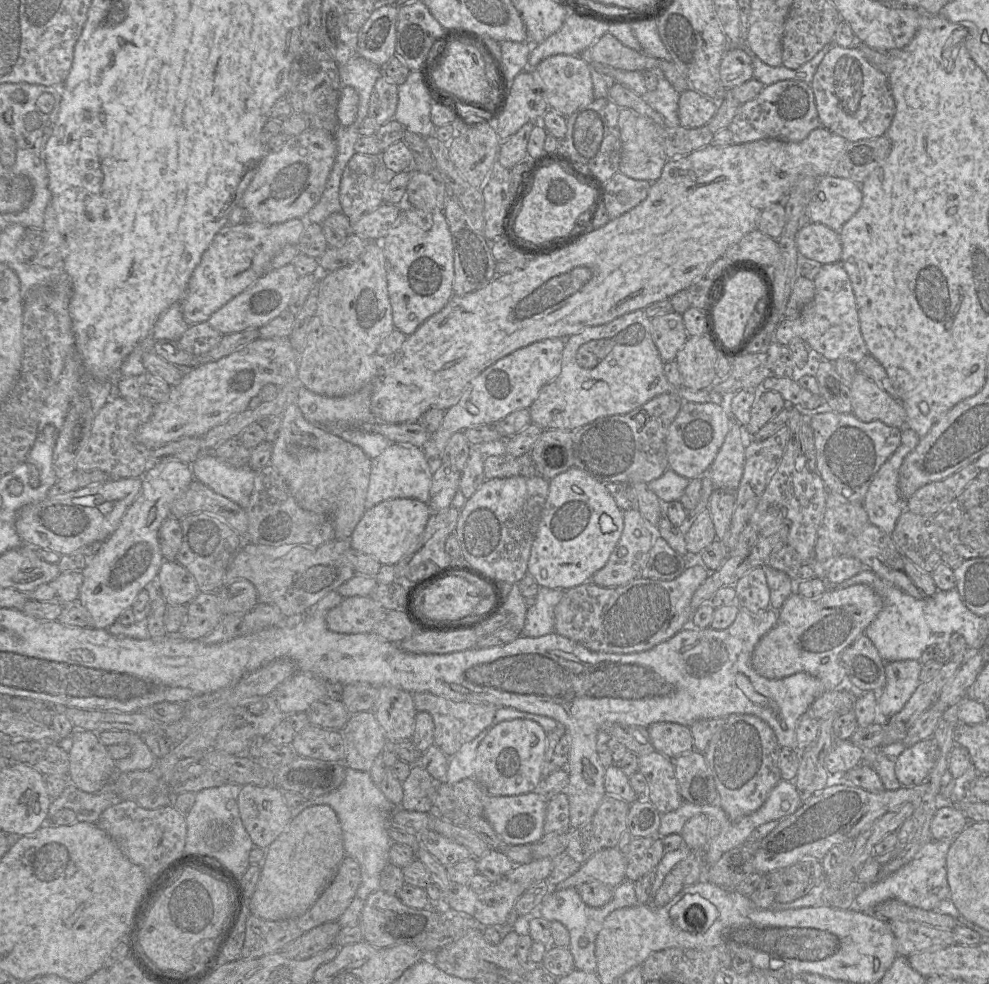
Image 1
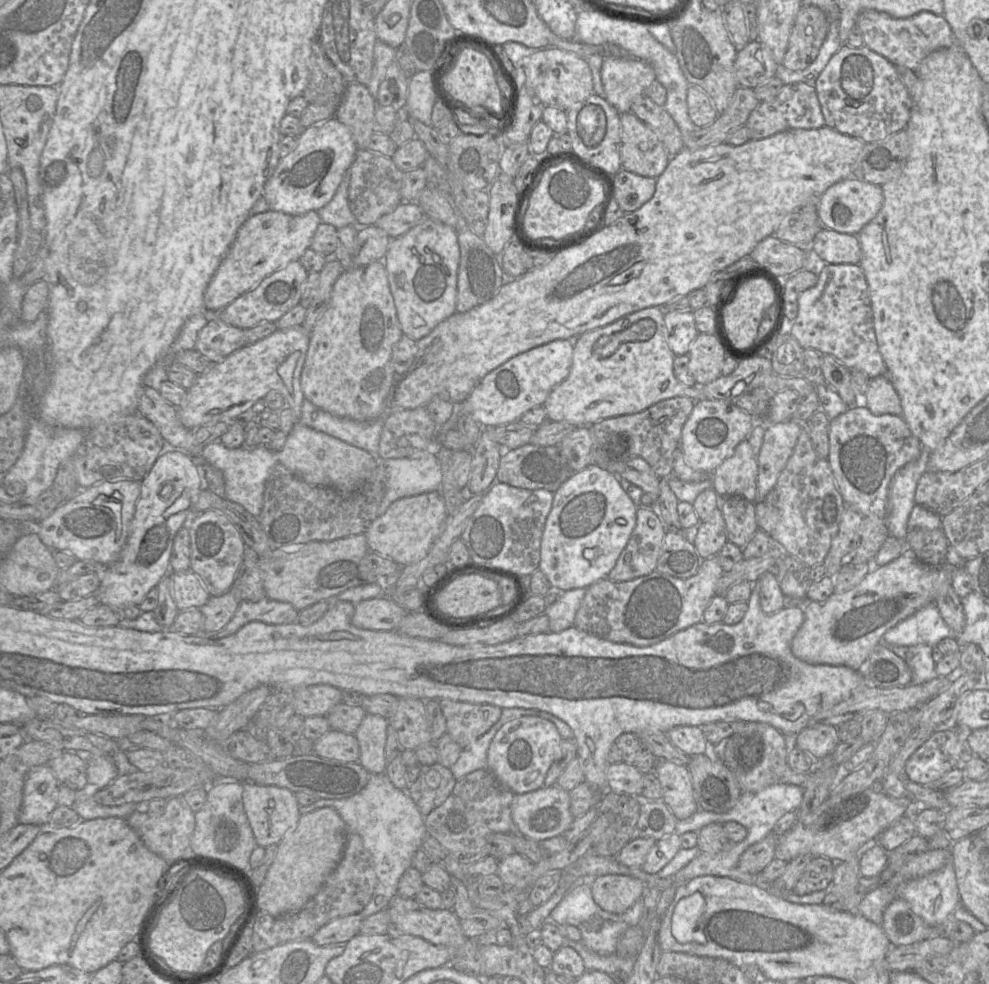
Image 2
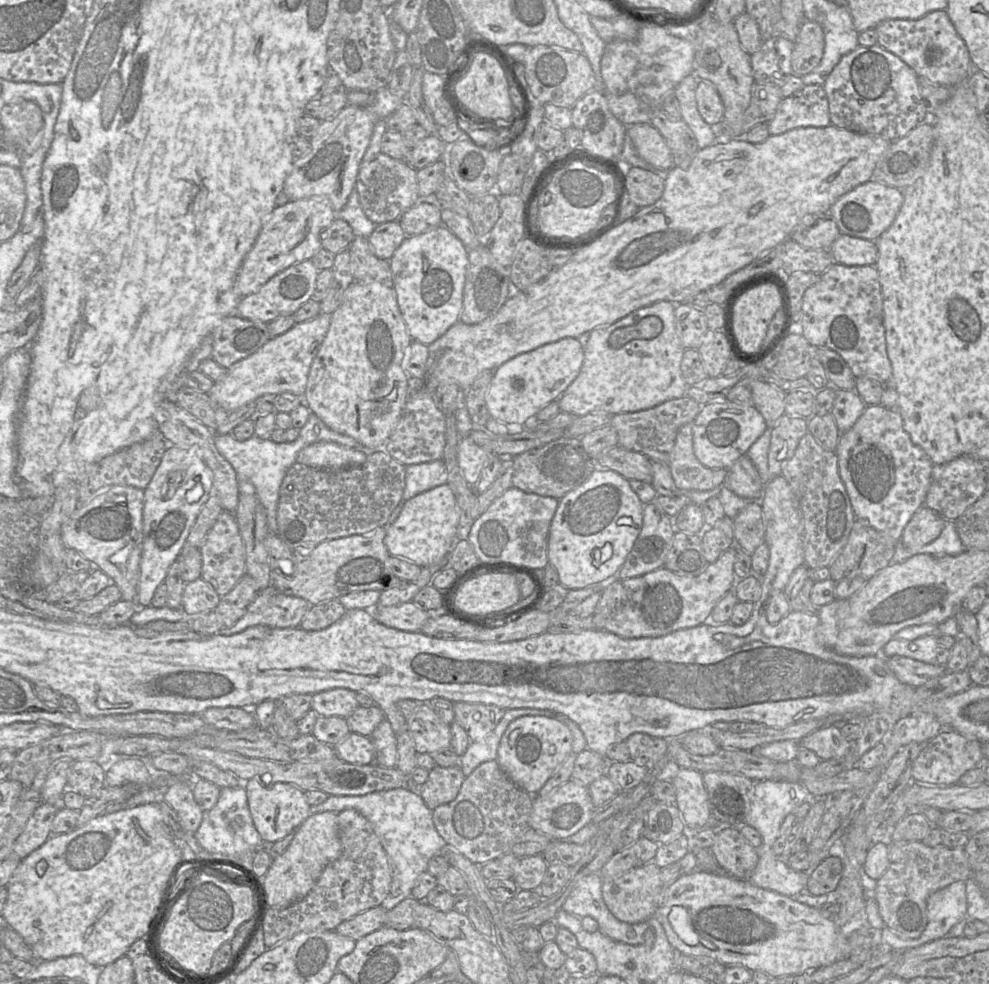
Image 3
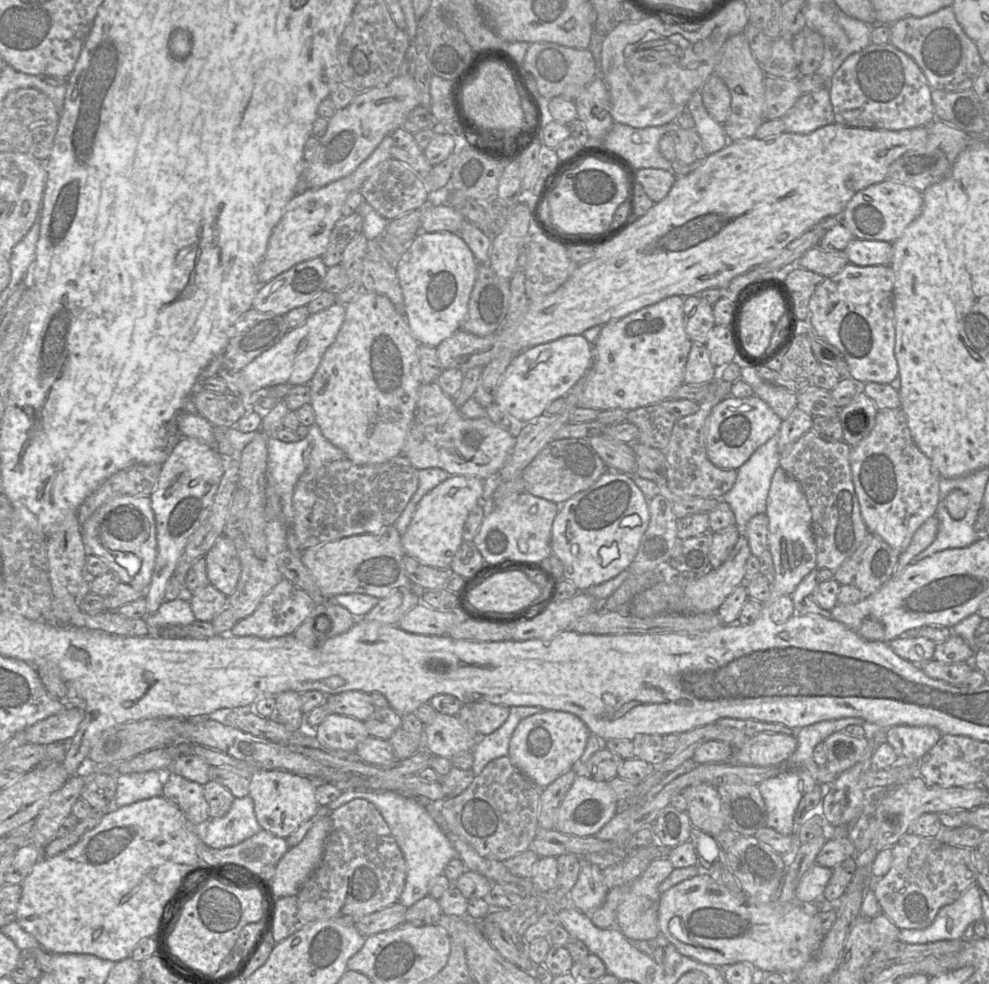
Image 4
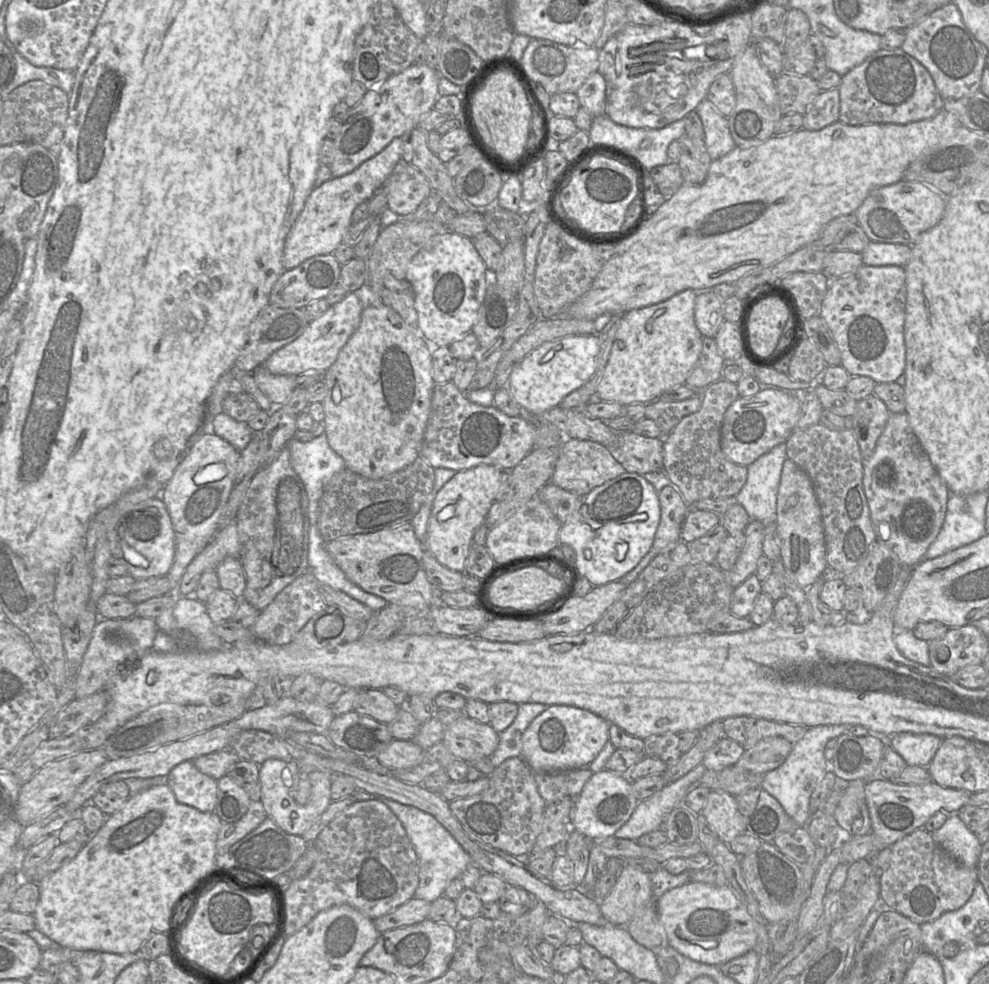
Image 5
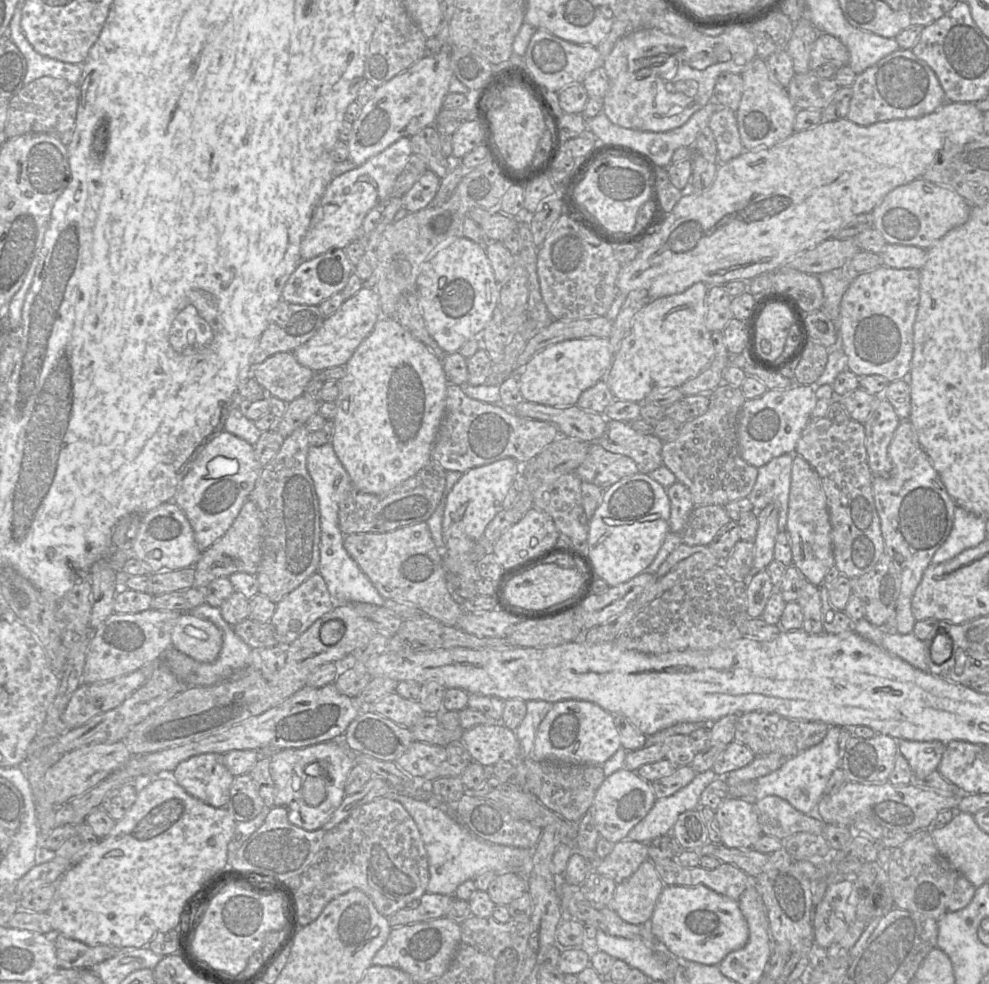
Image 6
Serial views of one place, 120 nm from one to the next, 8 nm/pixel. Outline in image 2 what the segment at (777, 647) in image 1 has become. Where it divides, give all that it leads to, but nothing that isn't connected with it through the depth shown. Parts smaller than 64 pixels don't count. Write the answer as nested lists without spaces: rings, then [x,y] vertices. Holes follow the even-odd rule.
[[[907,550],[898,558],[870,571],[854,588],[831,594],[824,601],[806,601],[801,606],[804,622],[791,642],[792,654],[809,664],[844,665],[854,670],[860,669],[873,649],[883,640],[883,635],[898,623],[913,615],[922,607],[934,603],[937,597],[952,583],[953,569],[944,564],[931,566],[921,562],[912,550]]]

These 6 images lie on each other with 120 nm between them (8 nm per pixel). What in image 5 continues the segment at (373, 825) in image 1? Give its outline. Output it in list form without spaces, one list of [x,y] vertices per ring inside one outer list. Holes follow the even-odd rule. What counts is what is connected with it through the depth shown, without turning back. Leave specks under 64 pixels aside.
[[[357,790],[350,796],[355,796],[357,801],[370,799],[382,801],[402,823],[418,858],[419,885],[414,893],[414,898],[433,902],[442,897],[449,883],[454,879],[458,879],[466,868],[472,864],[469,854],[431,814],[414,806],[404,805],[384,796],[370,794],[365,791]]]

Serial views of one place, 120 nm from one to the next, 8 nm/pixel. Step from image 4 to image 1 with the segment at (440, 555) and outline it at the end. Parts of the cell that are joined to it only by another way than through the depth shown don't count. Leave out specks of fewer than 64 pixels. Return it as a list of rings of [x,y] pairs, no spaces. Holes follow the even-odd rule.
[[[416,499],[383,501],[366,509],[349,539],[351,548],[373,557],[381,565],[394,566],[418,549],[419,539],[432,513],[428,503]]]

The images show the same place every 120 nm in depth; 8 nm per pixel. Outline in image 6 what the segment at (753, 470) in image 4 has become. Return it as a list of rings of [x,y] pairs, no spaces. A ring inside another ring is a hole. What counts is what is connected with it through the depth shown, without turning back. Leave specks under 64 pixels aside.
[[[795,452],[783,454],[759,467],[756,482],[747,496],[756,516],[770,503],[778,506],[779,532],[786,532],[792,463],[796,455]]]

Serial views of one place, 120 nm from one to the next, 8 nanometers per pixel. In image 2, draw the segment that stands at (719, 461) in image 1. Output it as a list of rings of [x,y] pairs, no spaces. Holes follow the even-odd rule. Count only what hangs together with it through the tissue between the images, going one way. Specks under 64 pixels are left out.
[[[745,439],[710,475],[712,487],[719,496],[737,496],[756,503],[757,461]]]

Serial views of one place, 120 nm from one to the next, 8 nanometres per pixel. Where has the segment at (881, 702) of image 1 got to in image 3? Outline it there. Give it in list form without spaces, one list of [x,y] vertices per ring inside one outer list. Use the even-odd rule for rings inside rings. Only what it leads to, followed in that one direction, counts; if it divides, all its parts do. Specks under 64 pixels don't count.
[[[923,636],[914,640],[892,638],[884,646],[882,654],[884,657],[898,655],[935,665],[938,664],[938,647],[937,636]]]

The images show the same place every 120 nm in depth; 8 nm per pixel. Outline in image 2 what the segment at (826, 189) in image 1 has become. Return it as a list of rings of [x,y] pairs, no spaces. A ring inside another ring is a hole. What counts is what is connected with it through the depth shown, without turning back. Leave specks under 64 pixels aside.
[[[854,178],[830,186],[817,200],[817,214],[823,227],[840,233],[857,235],[873,220],[884,202],[882,187]]]

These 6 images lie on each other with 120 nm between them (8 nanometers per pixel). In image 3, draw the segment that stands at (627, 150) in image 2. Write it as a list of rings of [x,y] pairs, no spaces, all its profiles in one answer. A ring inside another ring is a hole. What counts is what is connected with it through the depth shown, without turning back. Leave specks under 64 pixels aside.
[[[652,124],[628,125],[627,135],[632,140],[638,155],[660,172],[666,173],[674,166],[673,156],[666,140]]]

